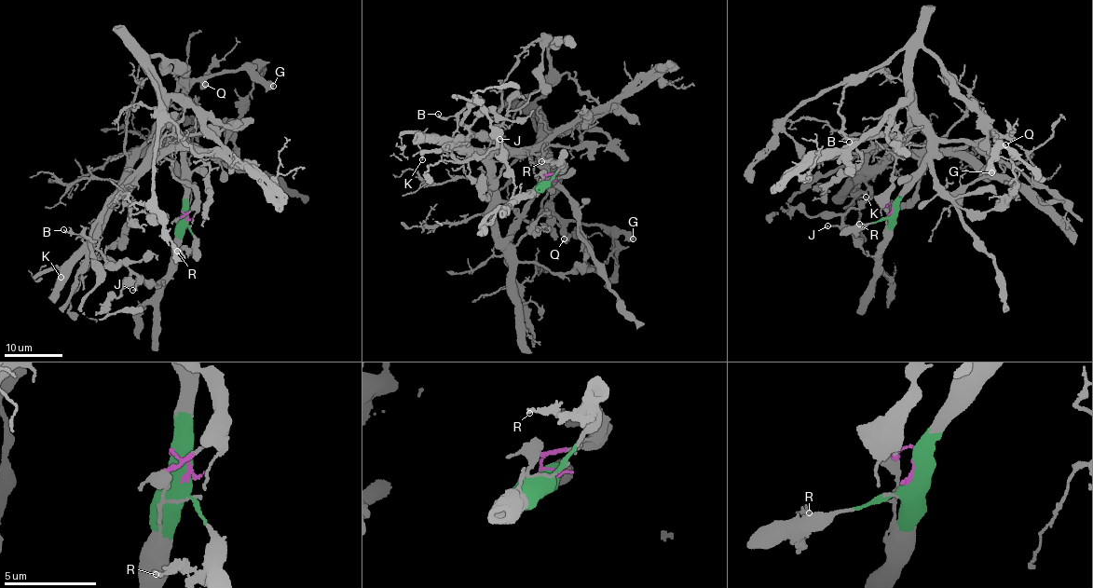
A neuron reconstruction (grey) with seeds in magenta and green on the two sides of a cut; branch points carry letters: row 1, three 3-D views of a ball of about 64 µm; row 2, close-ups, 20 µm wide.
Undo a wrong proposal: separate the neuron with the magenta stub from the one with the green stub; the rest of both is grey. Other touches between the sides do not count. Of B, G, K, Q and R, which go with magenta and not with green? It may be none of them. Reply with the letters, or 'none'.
B, K

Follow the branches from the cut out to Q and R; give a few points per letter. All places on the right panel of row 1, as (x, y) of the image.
Q: (891, 212), (927, 154), (910, 81), (912, 56), (921, 47), (935, 52), (1005, 144)
R: (891, 212), (885, 218), (863, 224), (857, 228), (859, 224)

